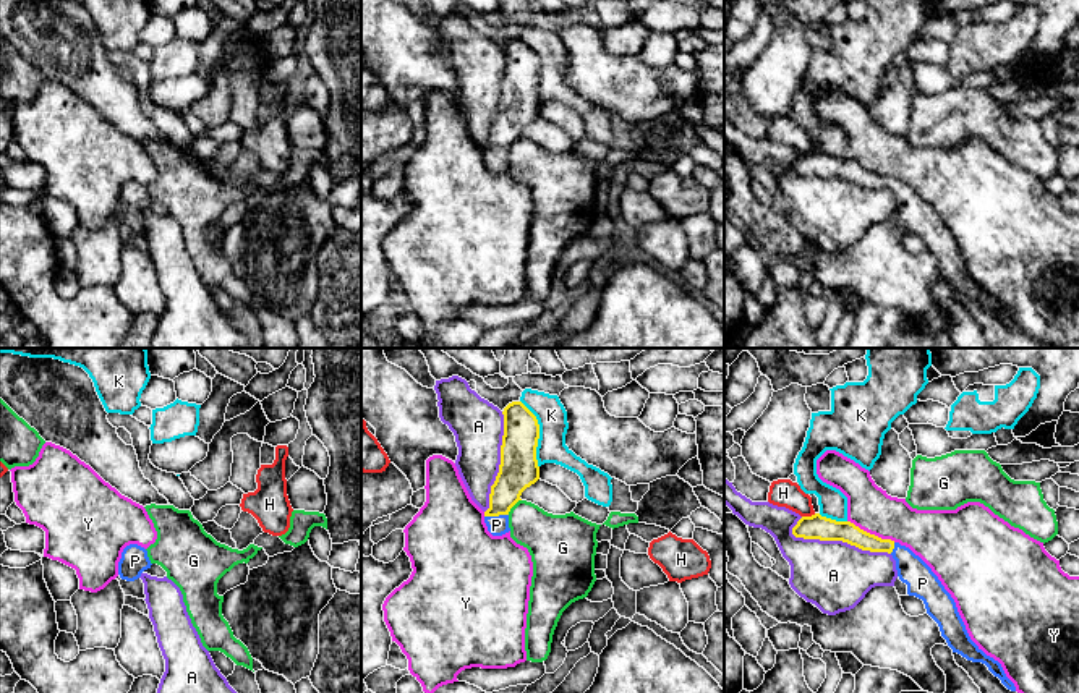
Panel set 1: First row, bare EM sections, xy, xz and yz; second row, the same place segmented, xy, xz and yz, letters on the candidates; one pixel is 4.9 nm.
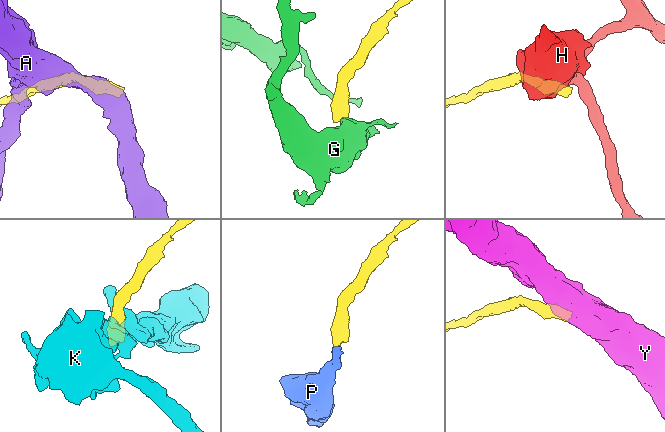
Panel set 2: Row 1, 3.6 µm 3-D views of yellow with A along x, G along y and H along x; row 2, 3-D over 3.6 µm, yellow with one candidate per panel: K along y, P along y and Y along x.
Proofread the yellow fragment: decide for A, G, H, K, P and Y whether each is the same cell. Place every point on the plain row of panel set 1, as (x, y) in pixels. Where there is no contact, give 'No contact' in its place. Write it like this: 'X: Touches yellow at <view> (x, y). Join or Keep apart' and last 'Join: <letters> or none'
A: Touches yellow at yz (840, 177). Keep apart
G: Touches yellow at xz (512, 143). Keep apart
H: Touches yellow at yz (809, 154). Keep apart
K: Touches yellow at xz (538, 72). Keep apart
P: Touches yellow at xz (496, 153). Join
Y: Touches yellow at yz (872, 172). Keep apart
Join: P

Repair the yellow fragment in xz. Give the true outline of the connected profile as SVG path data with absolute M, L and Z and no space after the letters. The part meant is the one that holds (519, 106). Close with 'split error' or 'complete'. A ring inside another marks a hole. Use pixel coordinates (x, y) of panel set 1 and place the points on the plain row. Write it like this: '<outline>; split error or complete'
M522 39L509 40L502 52L501 102L491 123L489 146L484 149L484 160L493 173L510 168L510 146L522 138L522 130L540 117L536 97L540 62L536 53Z; split error

